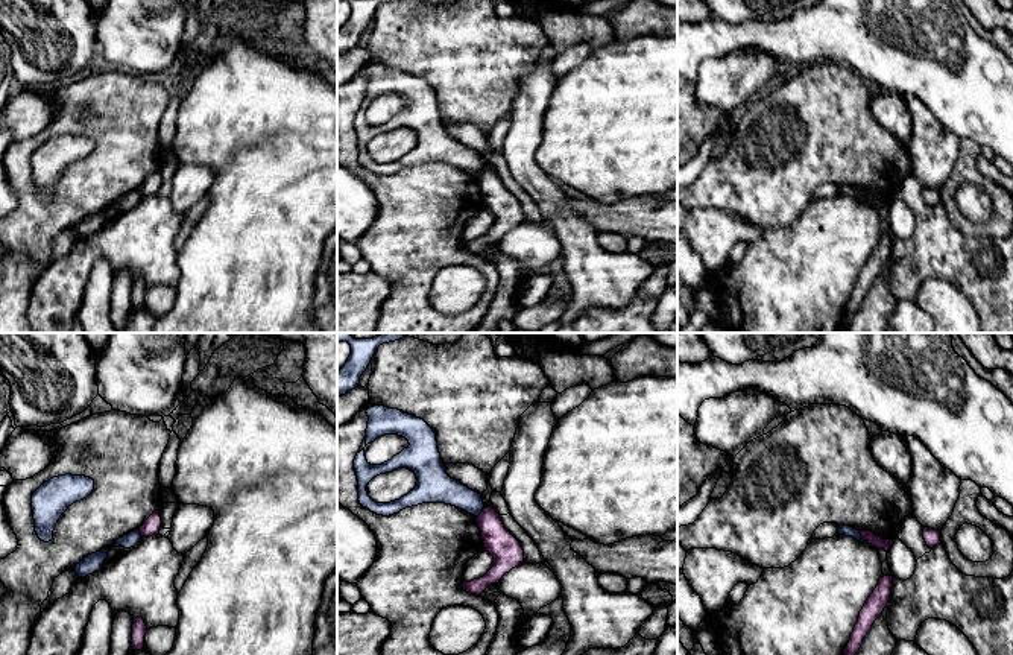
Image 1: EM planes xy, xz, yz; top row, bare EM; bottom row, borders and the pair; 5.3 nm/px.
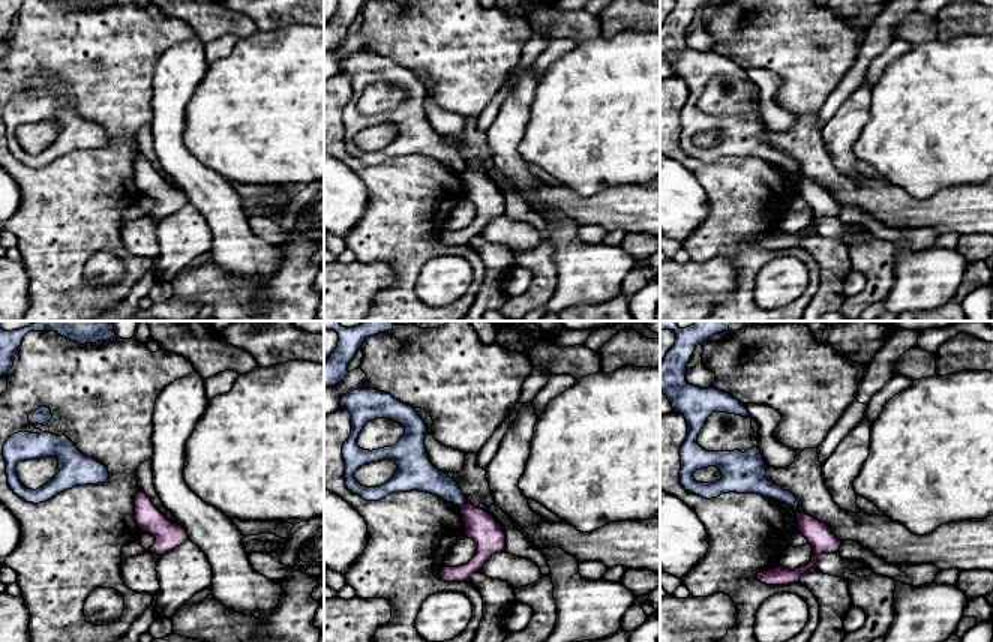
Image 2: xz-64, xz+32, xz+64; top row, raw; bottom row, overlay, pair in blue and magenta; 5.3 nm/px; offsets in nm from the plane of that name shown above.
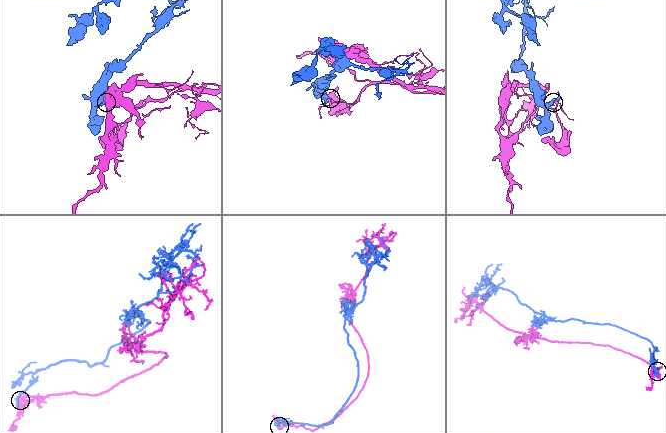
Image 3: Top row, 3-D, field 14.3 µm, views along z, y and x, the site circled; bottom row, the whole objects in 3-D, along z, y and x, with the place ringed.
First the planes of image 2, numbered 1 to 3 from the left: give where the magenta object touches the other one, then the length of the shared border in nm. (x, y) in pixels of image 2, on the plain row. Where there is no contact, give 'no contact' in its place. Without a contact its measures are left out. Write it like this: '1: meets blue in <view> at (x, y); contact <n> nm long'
1: no contact
2: meets blue in xz+32 at (462, 167); contact 40 nm long
3: no contact

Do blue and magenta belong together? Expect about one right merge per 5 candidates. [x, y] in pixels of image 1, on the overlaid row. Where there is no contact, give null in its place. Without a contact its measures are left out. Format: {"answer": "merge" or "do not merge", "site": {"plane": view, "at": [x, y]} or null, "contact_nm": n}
{"answer": "do not merge", "site": {"plane": "xz", "at": [482, 511]}, "contact_nm": 70}

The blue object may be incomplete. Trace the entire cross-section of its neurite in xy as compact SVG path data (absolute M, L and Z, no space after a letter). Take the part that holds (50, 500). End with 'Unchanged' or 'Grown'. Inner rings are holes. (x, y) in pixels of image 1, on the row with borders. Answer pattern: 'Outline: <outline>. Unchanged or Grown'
Outline: M58 476L41 485L32 495L35 532L44 543L53 540L61 515L76 502L87 498L94 480L85 476Z. Unchanged

